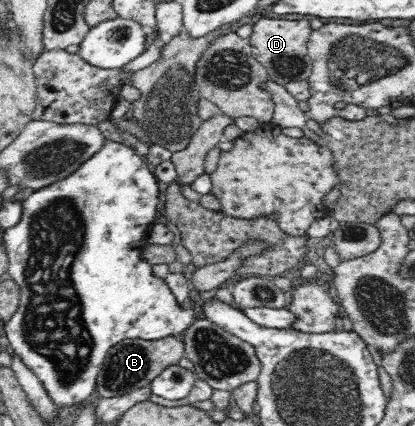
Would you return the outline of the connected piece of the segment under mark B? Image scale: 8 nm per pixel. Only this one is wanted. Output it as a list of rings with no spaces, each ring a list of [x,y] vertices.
[[[169,336],[160,340],[123,340],[106,354],[105,360],[99,367],[96,378],[95,390],[101,398],[120,397],[126,395],[138,387],[149,385],[155,377],[158,377],[166,367],[178,364],[178,360],[185,356],[183,341],[178,341]]]

